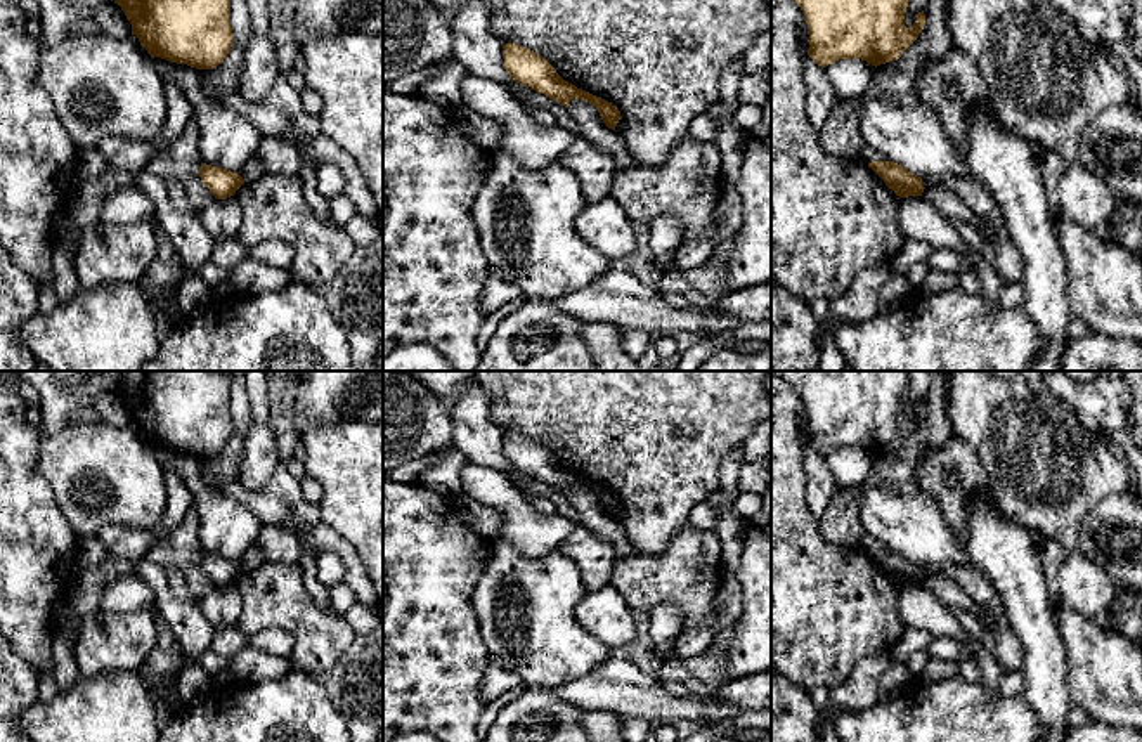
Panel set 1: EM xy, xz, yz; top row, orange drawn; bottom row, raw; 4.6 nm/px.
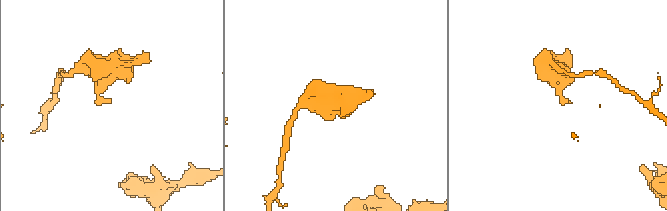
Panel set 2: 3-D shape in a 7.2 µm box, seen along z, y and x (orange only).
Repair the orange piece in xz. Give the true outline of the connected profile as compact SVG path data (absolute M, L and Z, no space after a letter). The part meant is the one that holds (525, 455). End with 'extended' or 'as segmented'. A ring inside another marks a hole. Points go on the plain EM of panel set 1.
M504 432L503 447L504 458L515 470L544 482L565 496L568 496L572 487L586 489L596 496L603 511L612 518L622 506L617 494L565 470L542 444L527 435Z; as segmented

